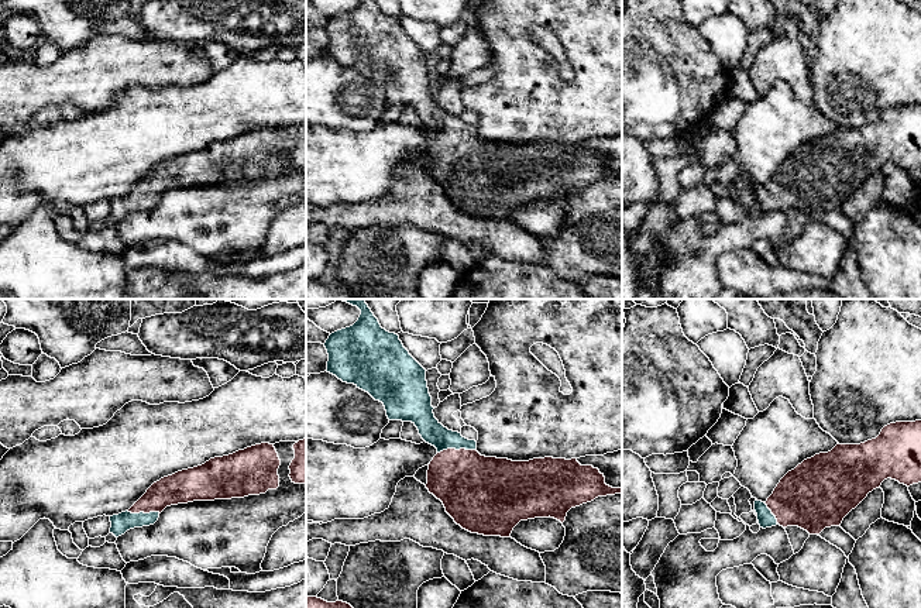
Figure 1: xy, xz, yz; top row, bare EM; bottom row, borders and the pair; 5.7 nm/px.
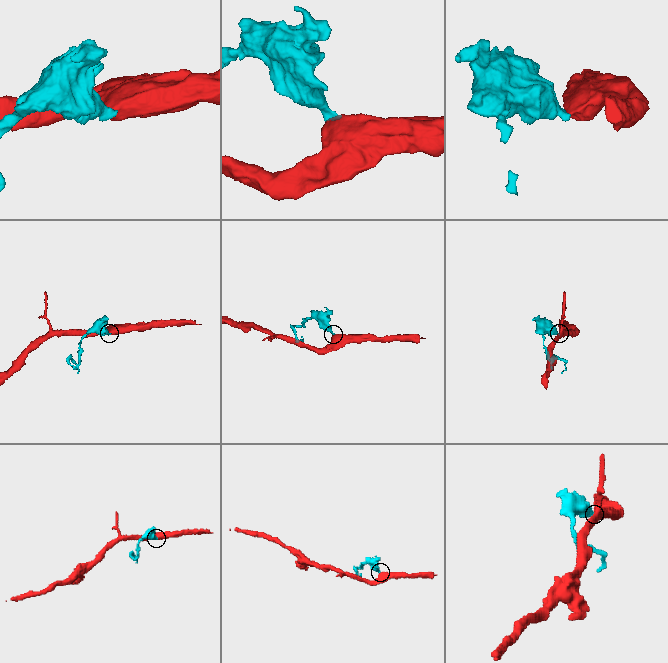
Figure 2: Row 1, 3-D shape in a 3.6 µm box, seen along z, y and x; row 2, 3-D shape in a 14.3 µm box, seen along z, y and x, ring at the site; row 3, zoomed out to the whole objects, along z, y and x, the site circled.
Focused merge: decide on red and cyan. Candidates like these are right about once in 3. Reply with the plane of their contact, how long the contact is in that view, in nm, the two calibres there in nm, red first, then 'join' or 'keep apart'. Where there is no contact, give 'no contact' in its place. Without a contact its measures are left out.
xz | 220 nm | 380/140 nm | join

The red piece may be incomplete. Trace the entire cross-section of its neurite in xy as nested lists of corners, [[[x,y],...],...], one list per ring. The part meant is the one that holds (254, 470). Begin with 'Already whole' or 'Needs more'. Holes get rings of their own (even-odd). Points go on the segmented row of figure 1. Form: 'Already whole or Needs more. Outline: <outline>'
Needs more. Outline: [[[261,443],[164,477],[128,511],[110,516],[110,533],[118,537],[130,529],[154,525],[171,505],[244,498],[276,490],[279,466],[274,444]]]

